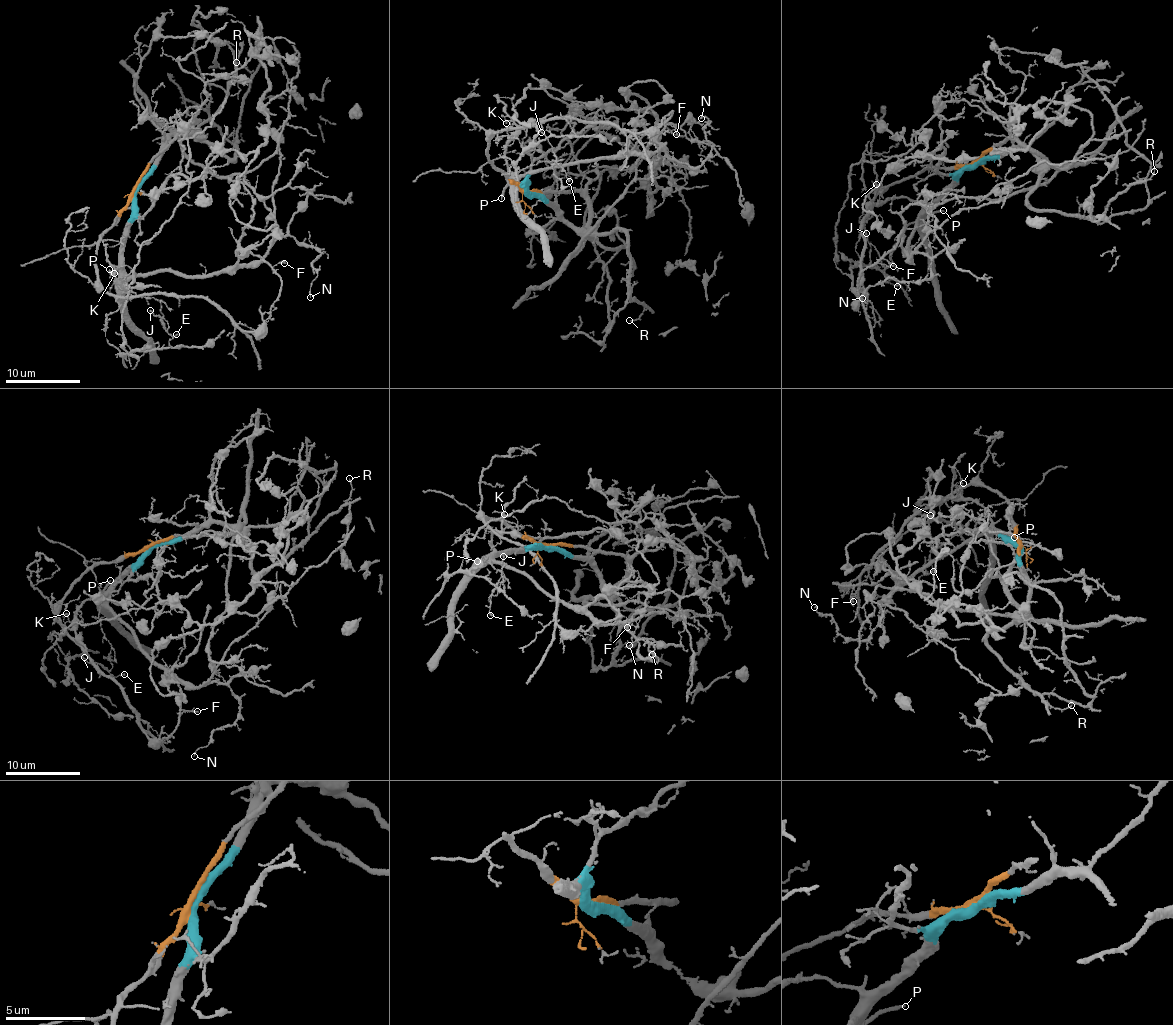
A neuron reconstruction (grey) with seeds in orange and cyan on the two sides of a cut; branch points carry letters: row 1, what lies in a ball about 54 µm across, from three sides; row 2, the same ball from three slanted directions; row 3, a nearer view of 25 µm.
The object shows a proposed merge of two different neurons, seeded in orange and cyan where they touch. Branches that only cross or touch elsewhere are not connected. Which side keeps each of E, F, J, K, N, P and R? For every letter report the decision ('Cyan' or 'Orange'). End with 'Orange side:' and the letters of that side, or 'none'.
E: Cyan
F: Cyan
J: Cyan
K: Cyan
N: Cyan
P: Cyan
R: Cyan
Orange side: none

